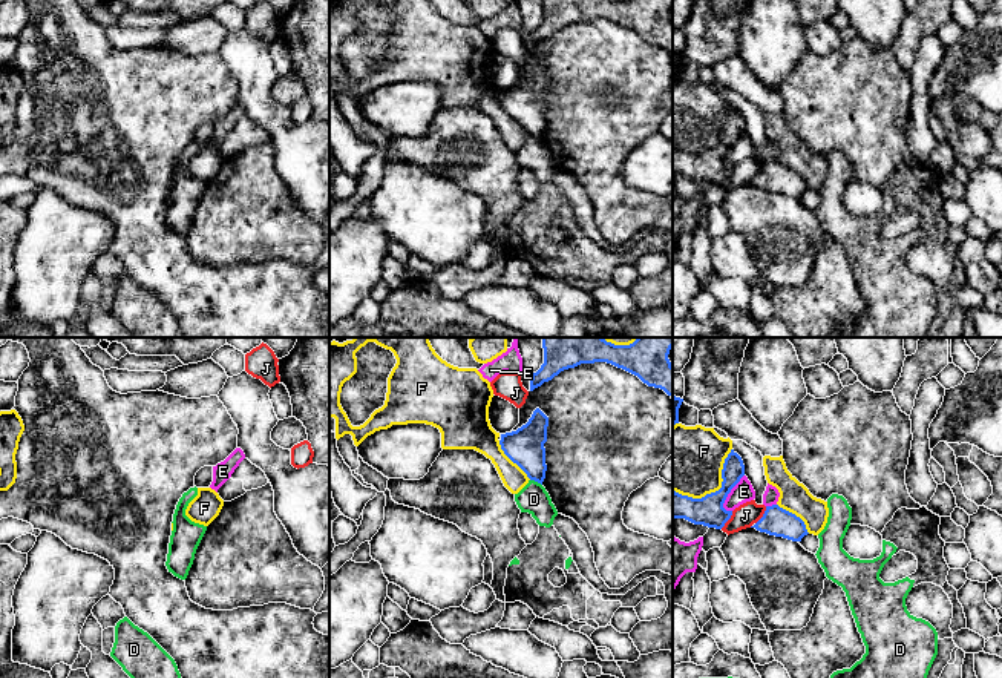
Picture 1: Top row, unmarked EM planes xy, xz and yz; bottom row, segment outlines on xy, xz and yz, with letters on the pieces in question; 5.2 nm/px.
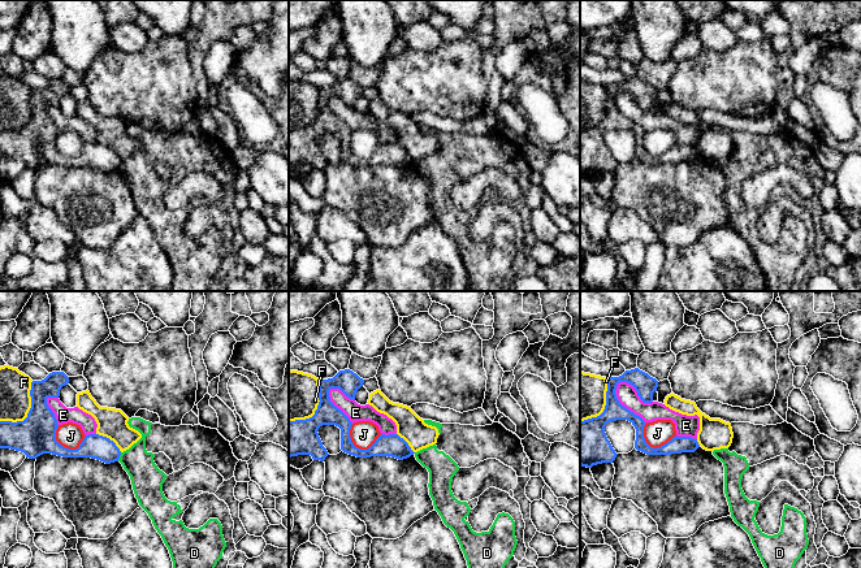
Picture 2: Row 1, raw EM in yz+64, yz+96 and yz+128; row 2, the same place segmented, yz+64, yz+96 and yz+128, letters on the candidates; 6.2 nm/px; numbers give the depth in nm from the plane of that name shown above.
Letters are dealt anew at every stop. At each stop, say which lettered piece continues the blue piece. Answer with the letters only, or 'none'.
none

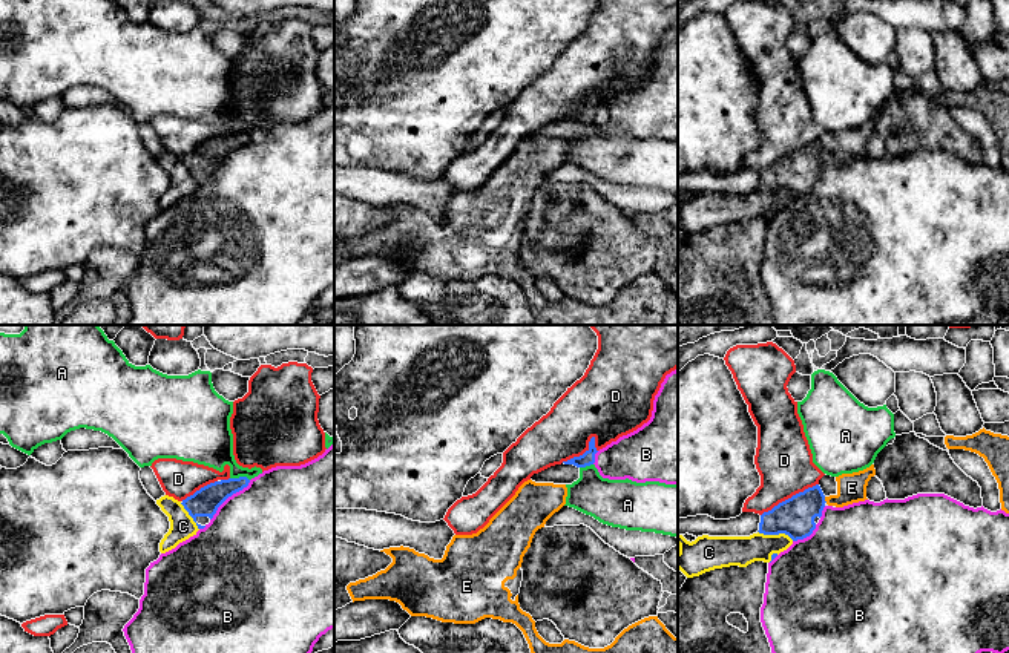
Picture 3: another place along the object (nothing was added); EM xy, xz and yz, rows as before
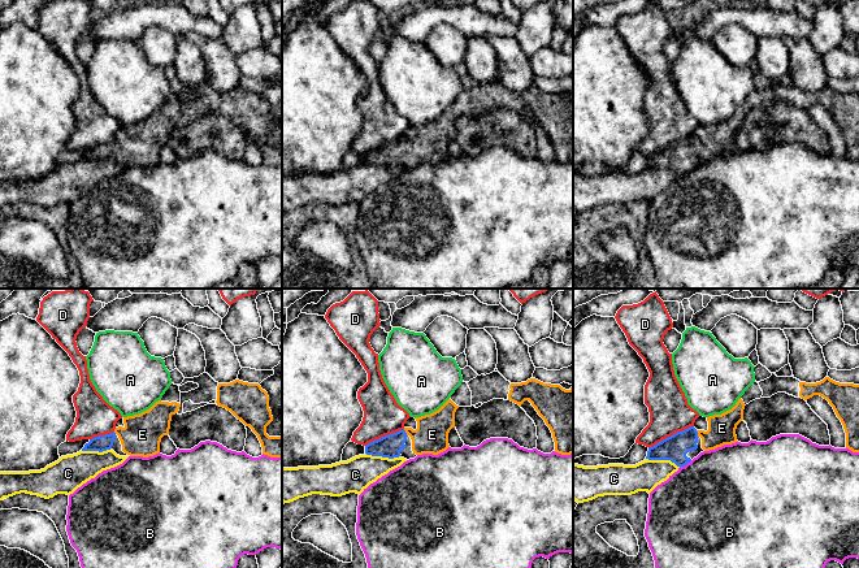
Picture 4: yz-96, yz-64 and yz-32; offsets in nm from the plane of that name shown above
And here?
E

